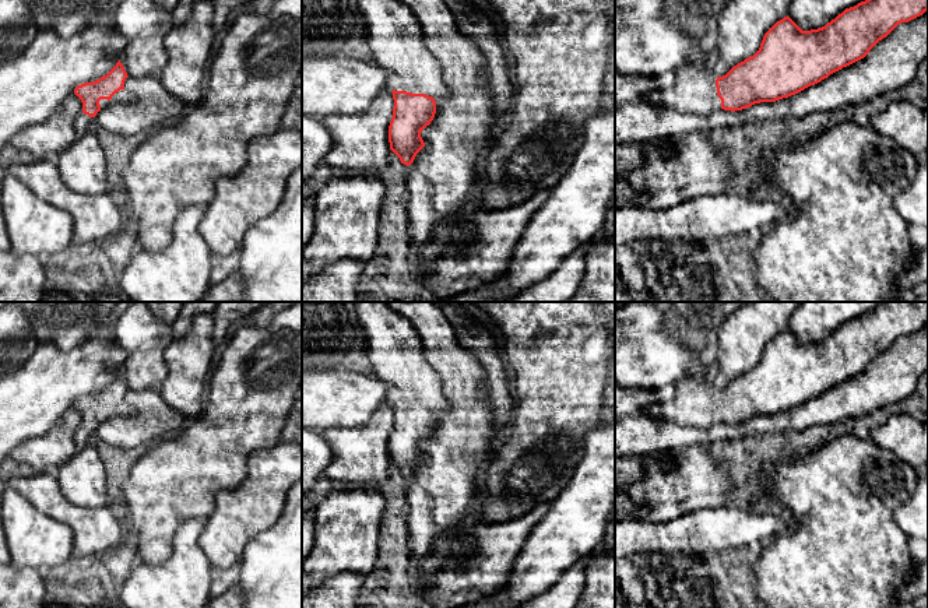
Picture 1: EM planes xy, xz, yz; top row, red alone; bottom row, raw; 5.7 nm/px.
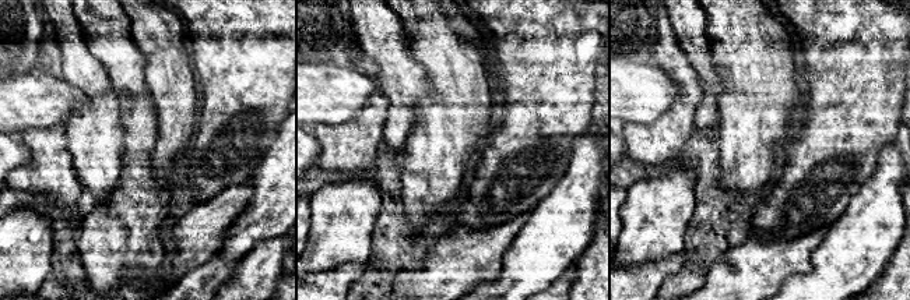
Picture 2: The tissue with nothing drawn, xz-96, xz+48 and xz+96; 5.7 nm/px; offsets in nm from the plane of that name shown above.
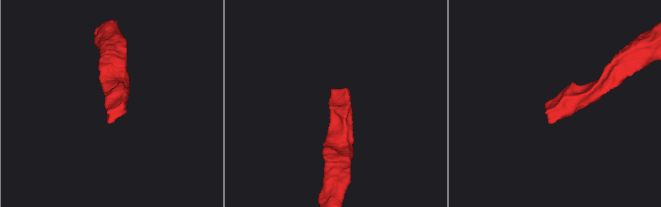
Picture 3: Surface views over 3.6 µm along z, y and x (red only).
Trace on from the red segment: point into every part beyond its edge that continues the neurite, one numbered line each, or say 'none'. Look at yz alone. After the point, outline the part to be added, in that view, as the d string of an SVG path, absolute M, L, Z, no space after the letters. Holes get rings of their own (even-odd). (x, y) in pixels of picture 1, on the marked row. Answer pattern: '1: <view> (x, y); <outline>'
1: yz (693, 91); M710 46L702 64L682 63L676 68L675 82L653 91L647 96L648 102L700 116L709 116L721 109L714 71L717 60L717 49Z

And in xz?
1: xz (394, 37); M356 0L356 4L358 15L366 24L376 63L387 71L390 87L396 91L440 98L444 88L439 66L425 46L411 8L398 0Z

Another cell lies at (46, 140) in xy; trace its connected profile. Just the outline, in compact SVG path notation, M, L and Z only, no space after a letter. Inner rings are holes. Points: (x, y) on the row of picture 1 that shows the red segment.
M73 92L48 120L18 131L8 144L36 159L56 159L78 138L74 124L81 112L82 102Z

